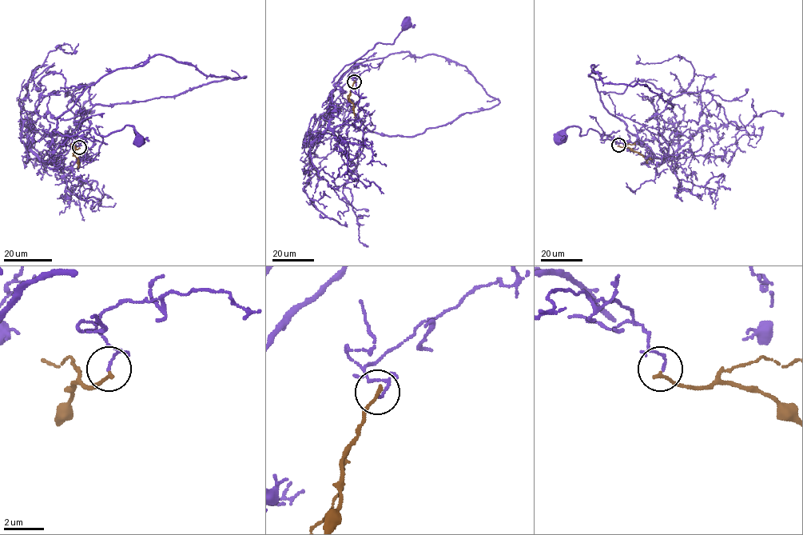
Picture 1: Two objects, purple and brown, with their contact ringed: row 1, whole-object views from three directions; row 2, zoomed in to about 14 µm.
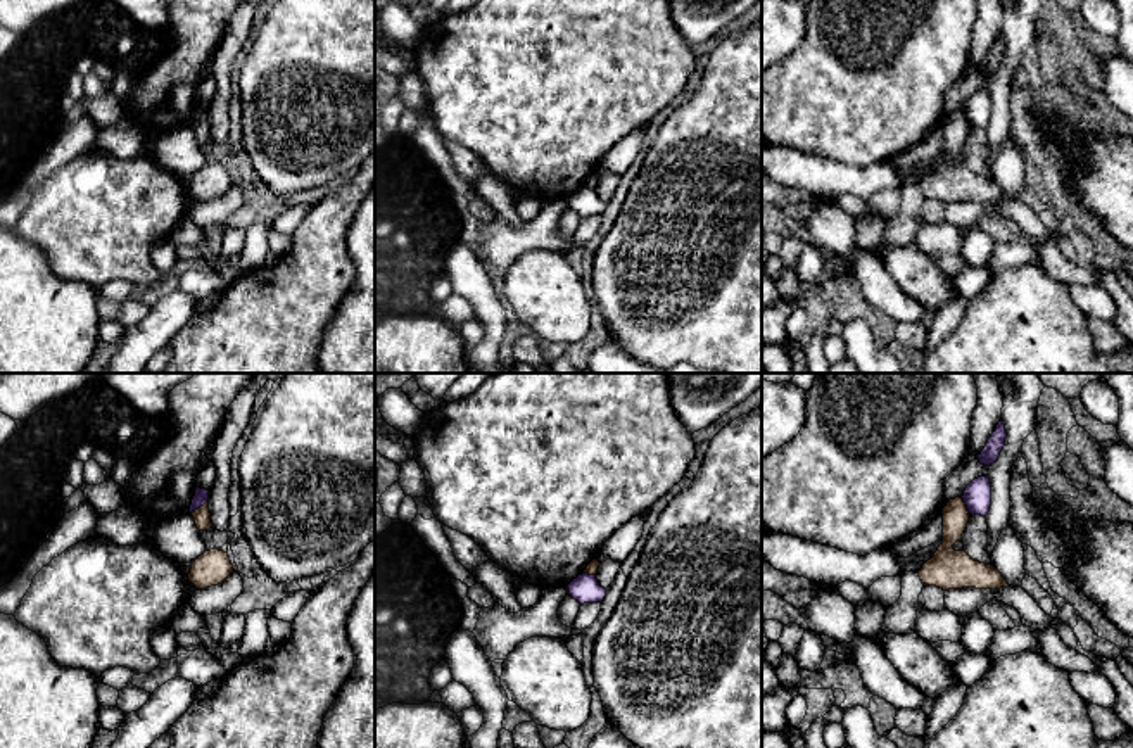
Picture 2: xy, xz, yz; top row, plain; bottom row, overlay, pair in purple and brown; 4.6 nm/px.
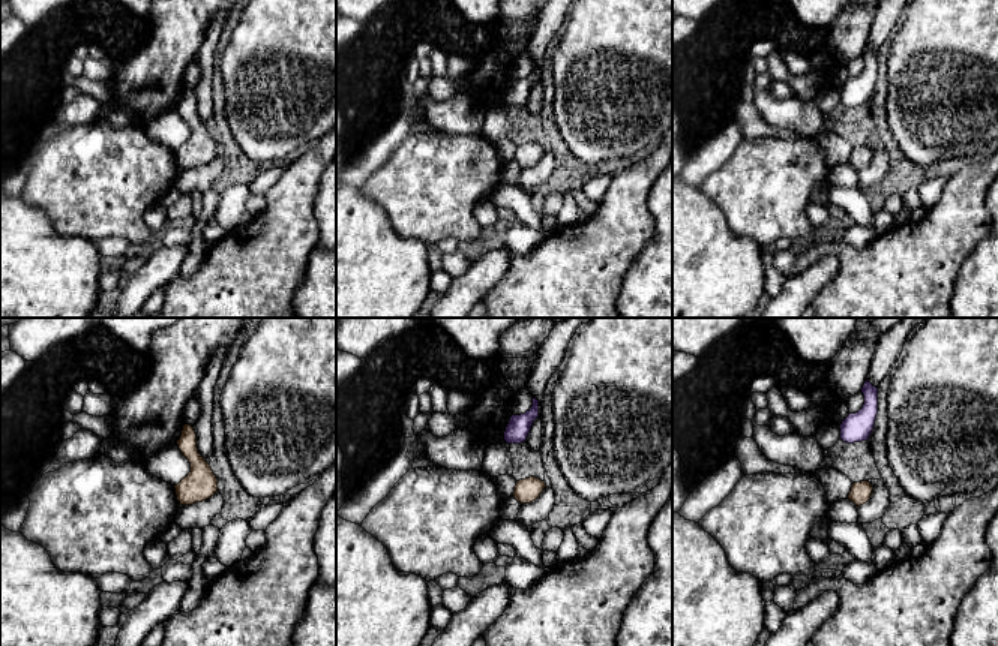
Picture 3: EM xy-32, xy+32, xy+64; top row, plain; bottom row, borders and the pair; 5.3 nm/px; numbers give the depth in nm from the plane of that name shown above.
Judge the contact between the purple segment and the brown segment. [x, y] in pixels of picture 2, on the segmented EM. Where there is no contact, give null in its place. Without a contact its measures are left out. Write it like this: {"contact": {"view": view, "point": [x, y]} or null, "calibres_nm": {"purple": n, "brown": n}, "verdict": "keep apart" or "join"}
{"contact": {"view": "xy", "point": [199, 507]}, "calibres_nm": {"purple": 70, "brown": 80}, "verdict": "keep apart"}

